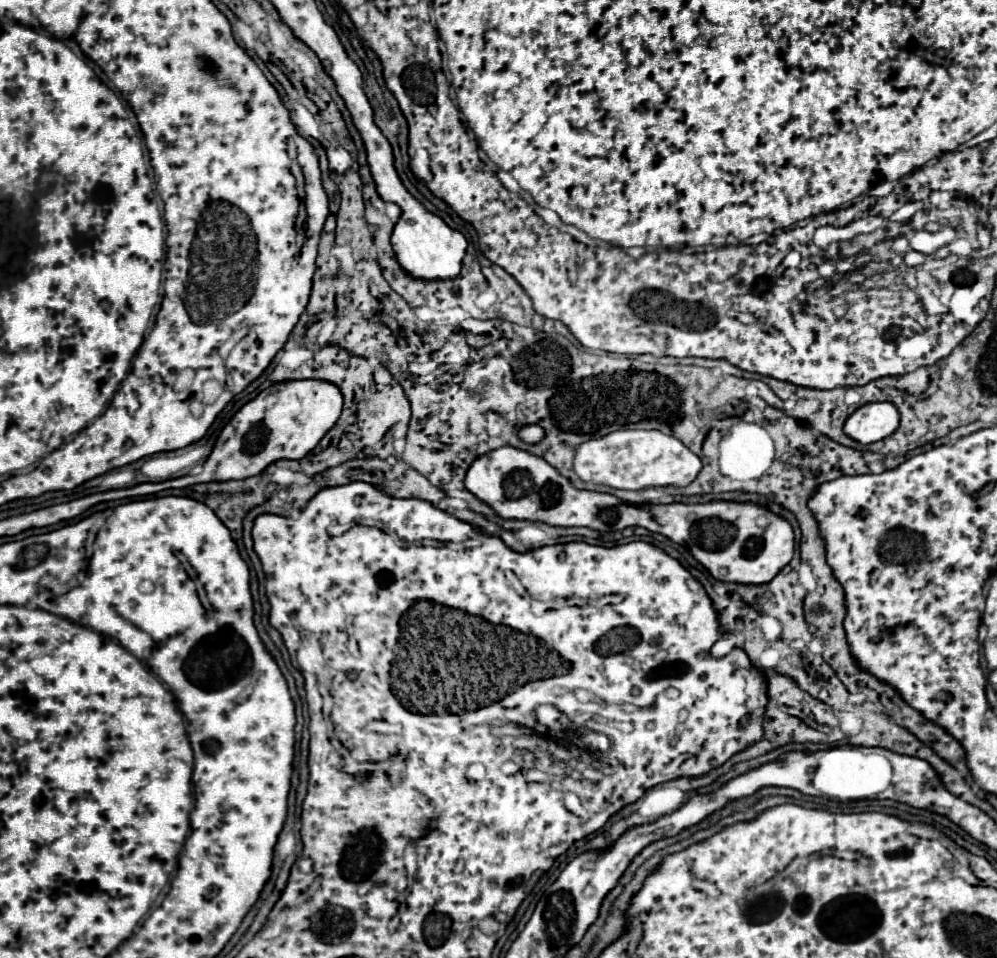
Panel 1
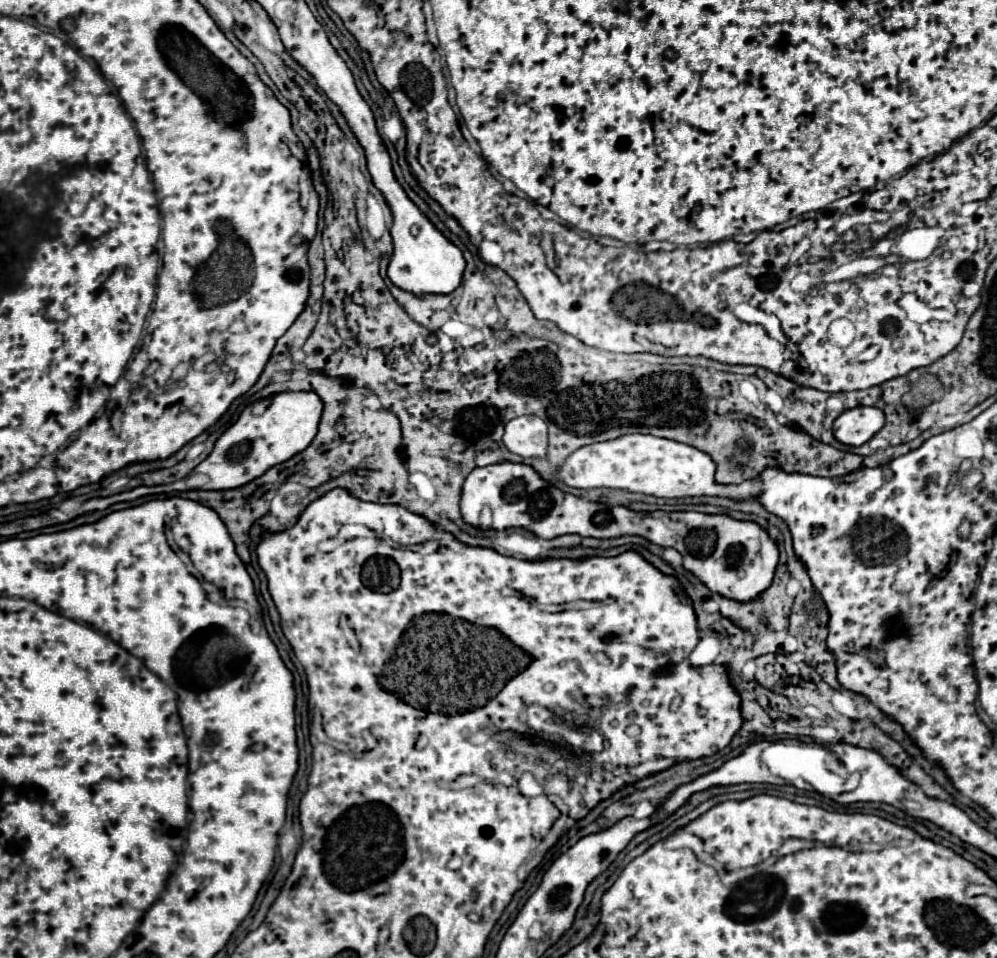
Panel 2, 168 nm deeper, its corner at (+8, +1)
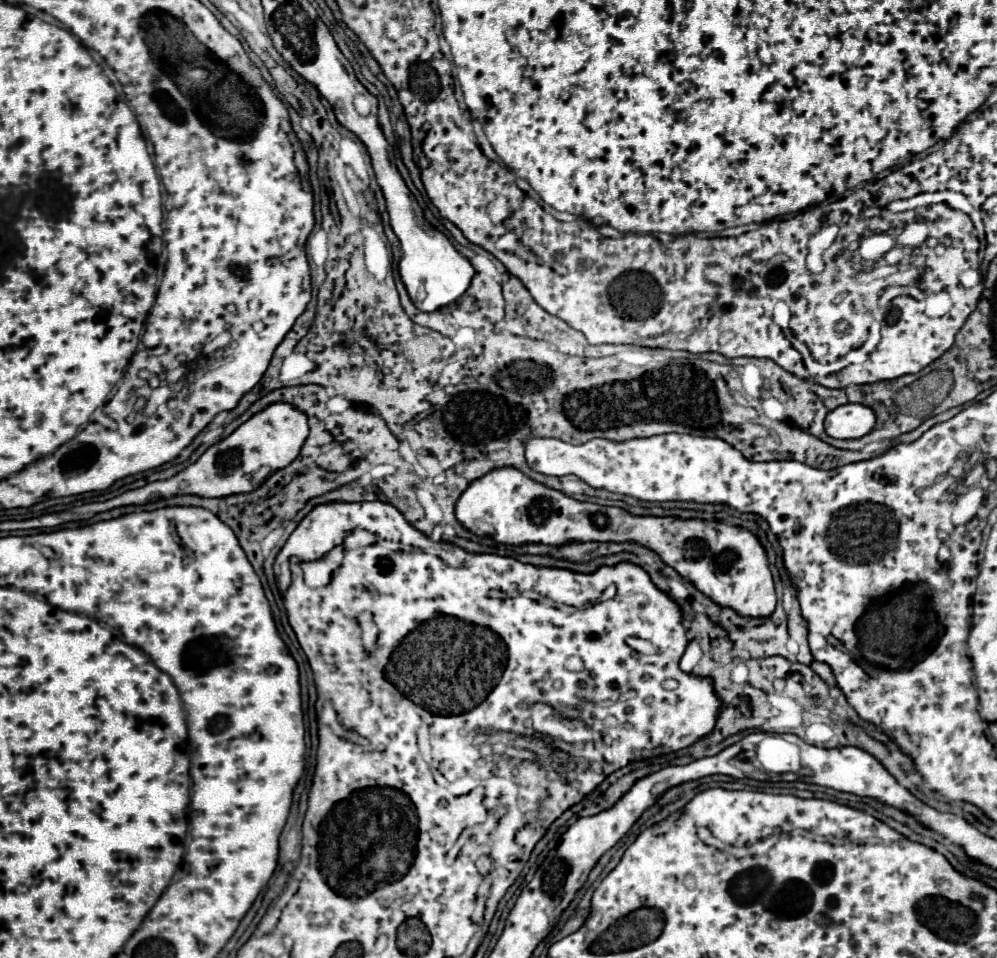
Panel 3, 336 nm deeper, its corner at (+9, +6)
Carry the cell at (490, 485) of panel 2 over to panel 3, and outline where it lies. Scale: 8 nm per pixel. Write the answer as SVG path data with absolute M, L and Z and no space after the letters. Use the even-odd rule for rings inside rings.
M514 466L494 468L488 474L476 478L468 484L462 496L456 502L456 518L460 524L478 534L478 536L494 536L502 544L528 544L528 542L542 542L542 544L564 544L564 542L626 542L634 540L650 550L654 550L668 566L676 568L686 580L690 580L702 594L712 598L716 604L734 608L742 616L770 616L776 606L774 582L772 572L768 568L768 554L760 544L758 536L740 526L728 526L718 520L698 520L698 518L674 518L674 516L634 516L616 506L600 506L590 502L578 502L566 496L560 490L548 488L540 482L528 478L522 470Z

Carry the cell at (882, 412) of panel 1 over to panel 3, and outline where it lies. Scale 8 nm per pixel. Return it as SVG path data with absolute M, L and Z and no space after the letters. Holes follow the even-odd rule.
M844 404L826 416L826 432L832 438L856 440L876 426L876 414L864 404Z

